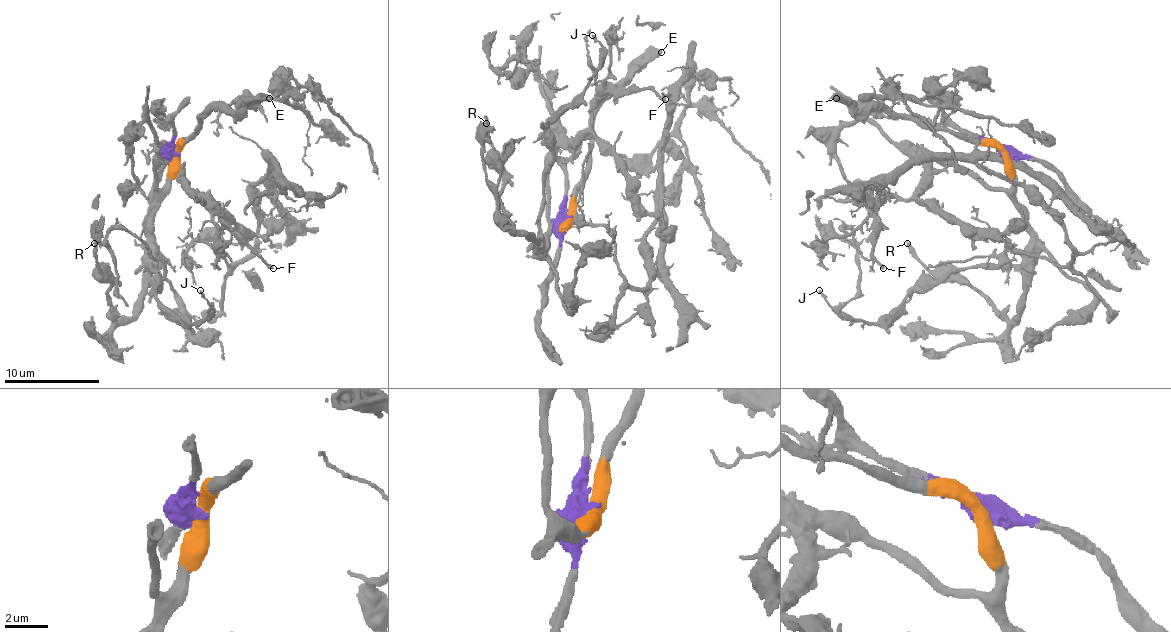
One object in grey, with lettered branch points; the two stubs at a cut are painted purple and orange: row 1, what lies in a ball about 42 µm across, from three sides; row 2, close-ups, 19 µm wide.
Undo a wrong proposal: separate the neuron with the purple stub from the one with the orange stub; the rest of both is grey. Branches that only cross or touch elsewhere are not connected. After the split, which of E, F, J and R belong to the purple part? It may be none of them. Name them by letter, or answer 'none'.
none

